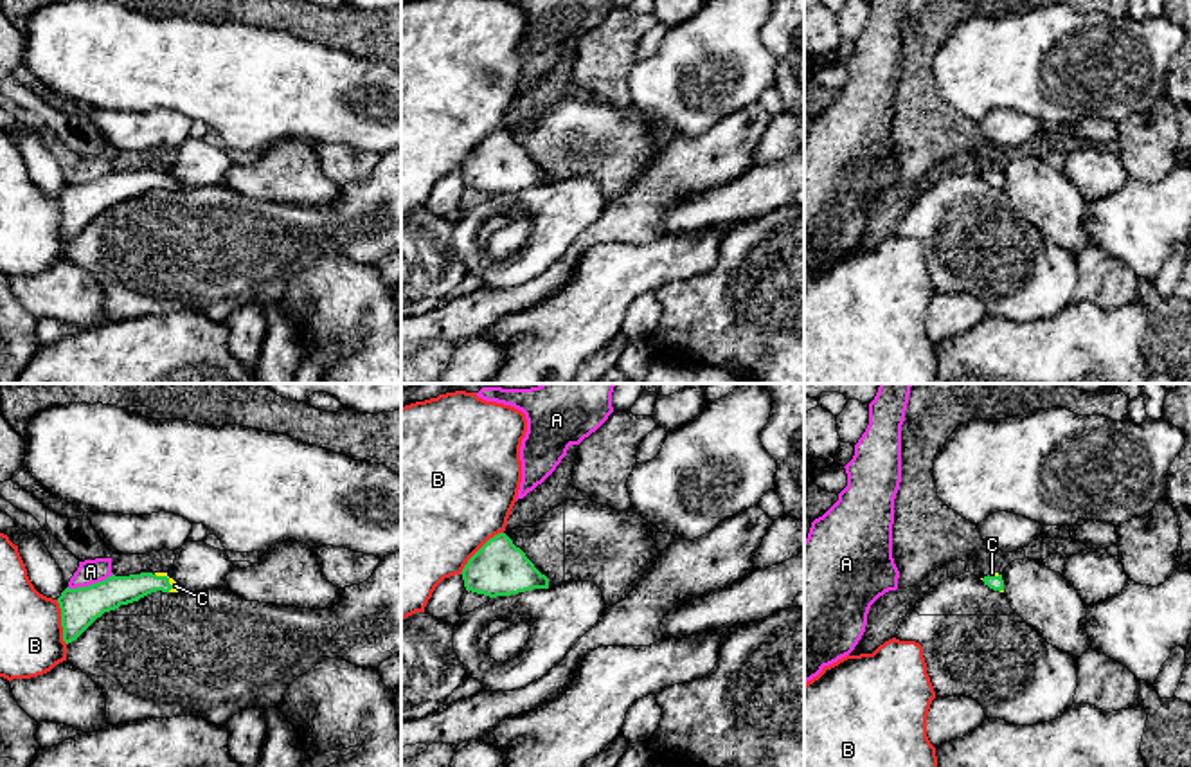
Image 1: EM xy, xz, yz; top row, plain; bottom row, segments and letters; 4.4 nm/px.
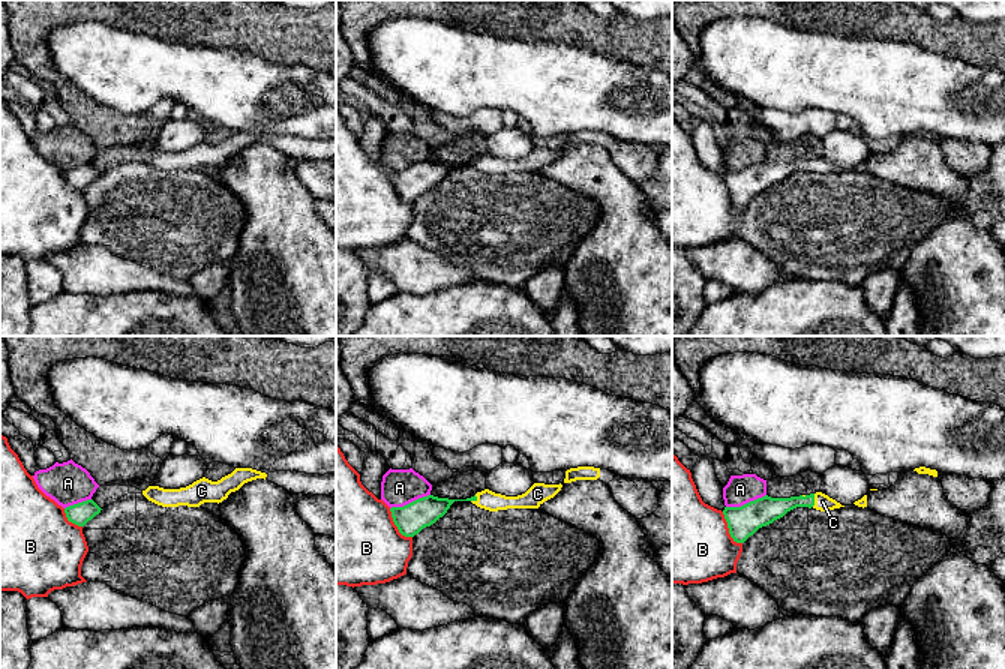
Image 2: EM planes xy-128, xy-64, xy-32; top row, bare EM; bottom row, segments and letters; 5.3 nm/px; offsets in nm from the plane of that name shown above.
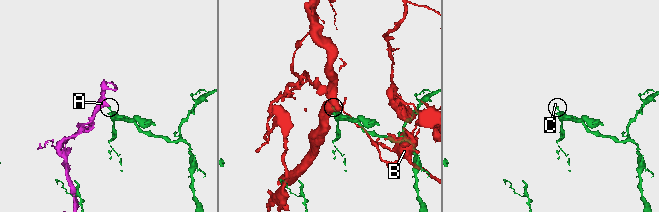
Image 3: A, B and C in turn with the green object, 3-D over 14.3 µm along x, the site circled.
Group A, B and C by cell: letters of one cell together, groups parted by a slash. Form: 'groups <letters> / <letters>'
groups A / B / C

